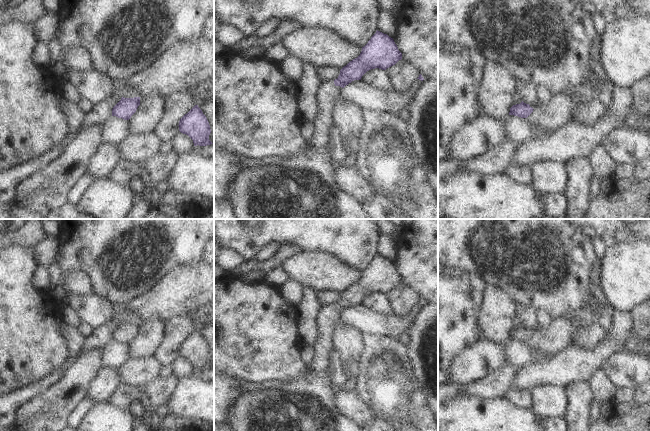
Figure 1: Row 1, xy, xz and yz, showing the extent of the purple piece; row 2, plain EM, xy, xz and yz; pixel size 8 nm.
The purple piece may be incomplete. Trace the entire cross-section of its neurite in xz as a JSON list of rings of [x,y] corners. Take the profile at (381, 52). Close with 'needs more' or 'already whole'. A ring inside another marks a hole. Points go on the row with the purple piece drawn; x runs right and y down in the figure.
[[[377,30],[368,43],[362,47],[360,55],[340,70],[337,79],[320,83],[316,95],[318,112],[312,120],[315,131],[312,137],[306,141],[304,149],[298,155],[283,158],[277,165],[252,166],[234,178],[230,185],[227,200],[232,205],[235,219],[369,219],[362,204],[355,198],[343,193],[334,182],[335,171],[331,168],[331,158],[327,152],[329,131],[333,125],[332,111],[337,98],[346,85],[354,80],[361,80],[362,76],[371,69],[386,70],[401,59],[402,53],[398,50],[393,38]]]; needs more

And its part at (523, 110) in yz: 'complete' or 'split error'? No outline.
split error

